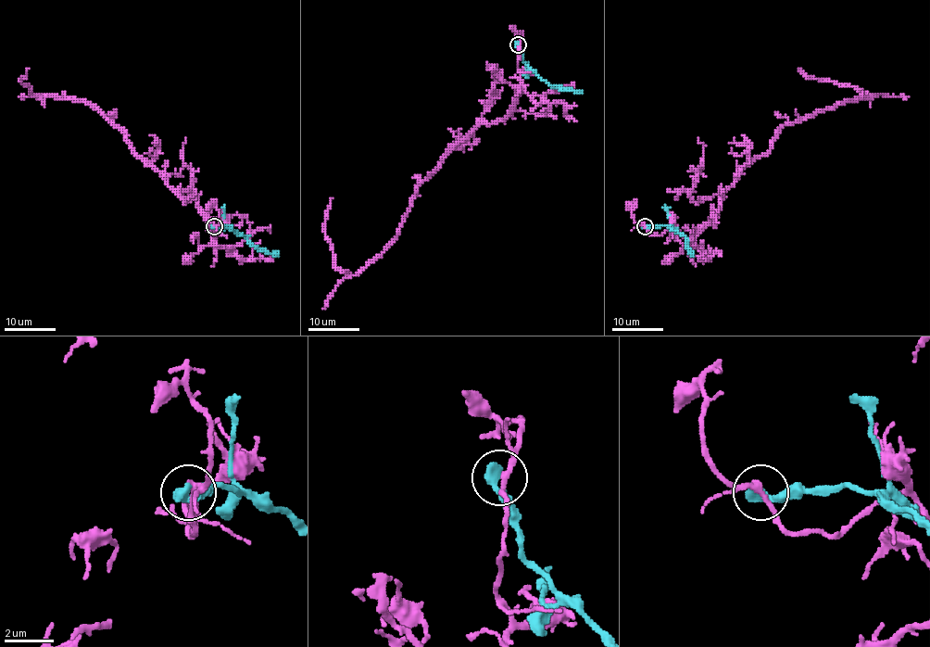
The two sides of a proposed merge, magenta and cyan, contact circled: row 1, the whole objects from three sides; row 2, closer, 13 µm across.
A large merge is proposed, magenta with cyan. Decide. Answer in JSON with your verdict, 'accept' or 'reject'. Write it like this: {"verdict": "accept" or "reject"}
{"verdict": "reject"}

